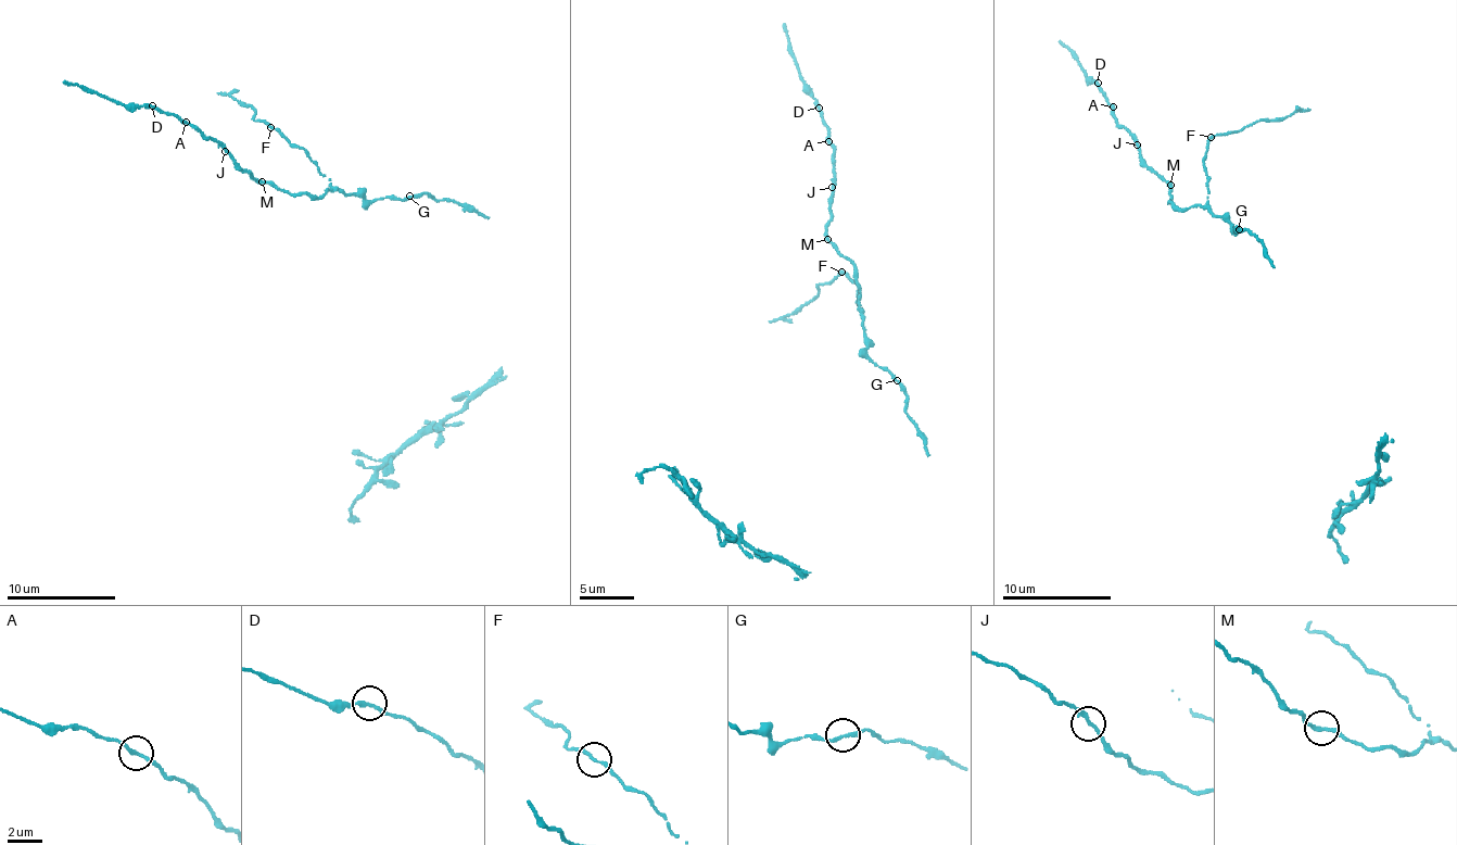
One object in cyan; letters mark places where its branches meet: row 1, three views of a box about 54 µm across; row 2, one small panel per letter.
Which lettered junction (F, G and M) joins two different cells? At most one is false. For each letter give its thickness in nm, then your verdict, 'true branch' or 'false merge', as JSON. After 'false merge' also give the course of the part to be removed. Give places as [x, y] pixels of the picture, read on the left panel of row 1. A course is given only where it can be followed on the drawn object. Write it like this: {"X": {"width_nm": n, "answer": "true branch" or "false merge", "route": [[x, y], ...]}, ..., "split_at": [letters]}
{"F": {"width_nm": 140, "answer": "true branch"}, "G": {"width_nm": 200, "answer": "true branch"}, "M": {"width_nm": 200, "answer": "true branch"}, "split_at": []}

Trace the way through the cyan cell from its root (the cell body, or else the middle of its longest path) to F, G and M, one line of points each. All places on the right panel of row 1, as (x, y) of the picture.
F: (1254, 236), (1248, 229), (1230, 226), (1223, 216), (1213, 216), (1202, 161), (1207, 156), (1212, 137)
G: (1254, 236), (1248, 229), (1240, 230)
M: (1254, 236), (1248, 229), (1230, 226), (1228, 221), (1213, 216), (1202, 205), (1173, 207), (1169, 185)

